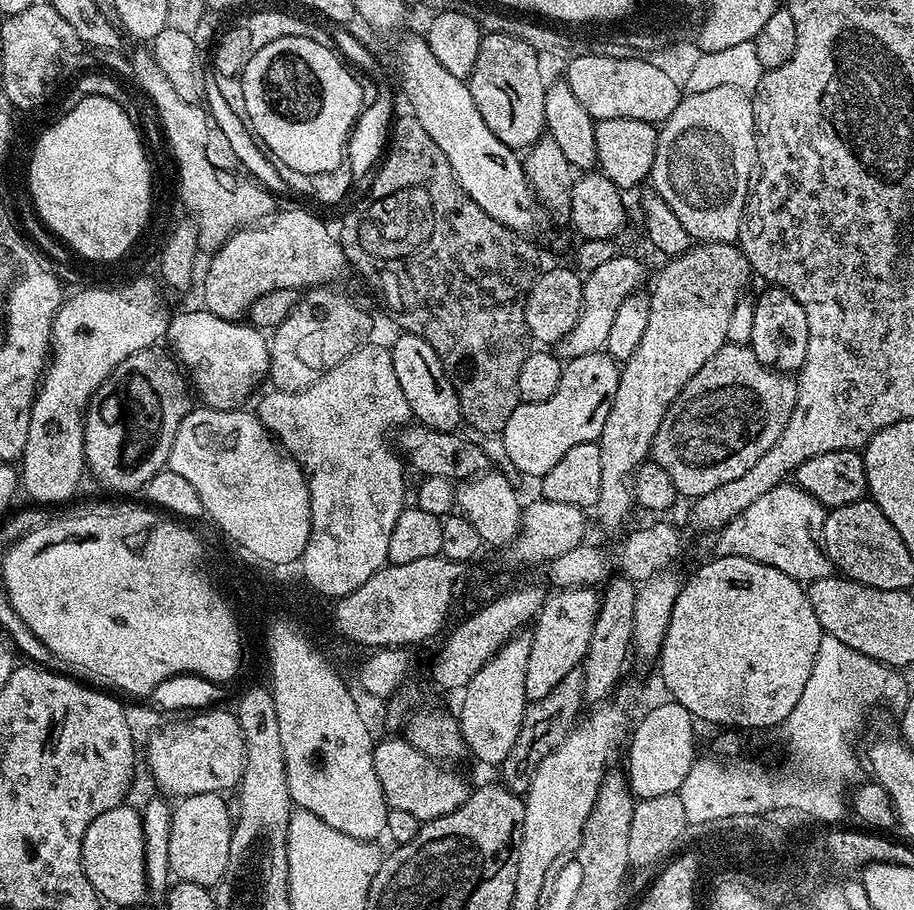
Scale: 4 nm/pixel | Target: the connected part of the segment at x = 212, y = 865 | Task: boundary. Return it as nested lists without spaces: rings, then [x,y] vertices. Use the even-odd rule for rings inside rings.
[[[219,792],[210,794],[194,794],[183,797],[173,807],[172,826],[170,828],[170,870],[176,880],[194,882],[203,888],[212,888],[219,884],[226,874],[226,866],[230,862],[230,838],[234,823],[233,813],[228,813],[228,804]]]

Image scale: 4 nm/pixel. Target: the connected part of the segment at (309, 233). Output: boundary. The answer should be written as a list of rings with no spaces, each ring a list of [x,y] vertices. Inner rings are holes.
[[[304,208],[280,210],[259,226],[241,228],[209,260],[212,261],[204,276],[203,307],[223,320],[247,317],[249,306],[262,294],[270,294],[270,290],[328,286],[346,269],[344,251],[333,229],[331,232]]]

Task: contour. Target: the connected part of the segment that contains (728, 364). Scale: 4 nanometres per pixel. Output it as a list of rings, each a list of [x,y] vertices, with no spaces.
[[[725,342],[686,382],[686,386],[674,398],[672,405],[662,418],[662,426],[658,426],[658,434],[654,434],[651,459],[666,474],[670,474],[670,482],[674,482],[677,493],[681,497],[695,498],[702,494],[710,494],[710,490],[718,490],[722,482],[730,482],[733,478],[742,478],[770,446],[780,441],[786,422],[790,422],[790,414],[796,401],[796,381],[791,375],[773,372],[752,353],[746,344],[730,344]]]

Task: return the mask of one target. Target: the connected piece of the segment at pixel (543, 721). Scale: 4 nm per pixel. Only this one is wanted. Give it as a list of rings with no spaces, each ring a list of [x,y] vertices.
[[[583,667],[570,670],[570,674],[566,674],[566,678],[562,678],[562,682],[558,682],[558,686],[554,686],[554,690],[546,694],[546,698],[538,698],[529,703],[524,710],[522,730],[518,730],[518,738],[514,738],[510,754],[506,754],[504,763],[498,768],[498,772],[504,775],[502,783],[505,788],[517,794],[527,793],[542,758],[546,758],[546,754],[554,751],[566,738],[585,704]]]

